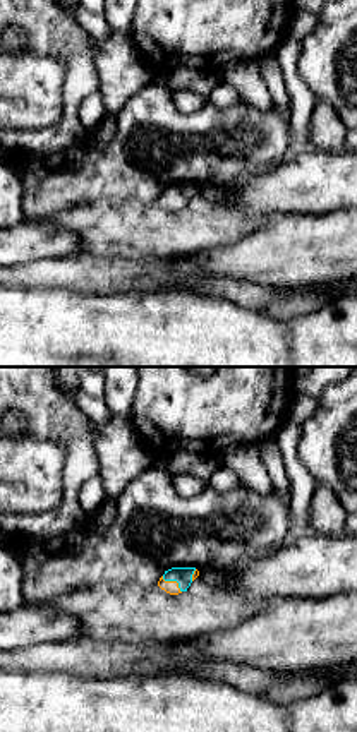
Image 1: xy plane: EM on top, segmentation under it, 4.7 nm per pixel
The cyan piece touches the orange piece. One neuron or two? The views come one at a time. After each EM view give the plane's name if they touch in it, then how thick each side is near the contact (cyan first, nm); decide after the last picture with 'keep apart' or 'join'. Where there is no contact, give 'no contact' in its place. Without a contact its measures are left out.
xy | 80/60 nm

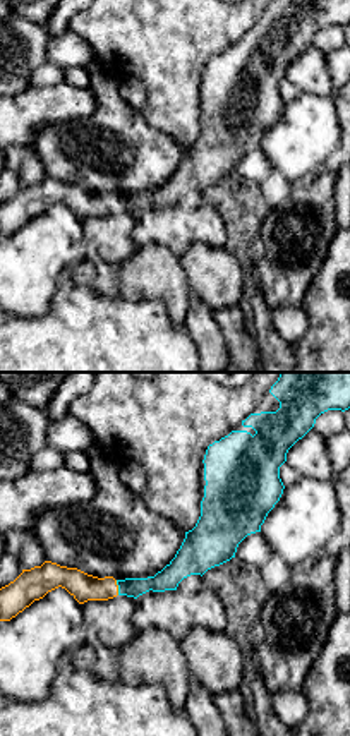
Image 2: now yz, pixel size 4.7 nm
yz | 110/130 nm

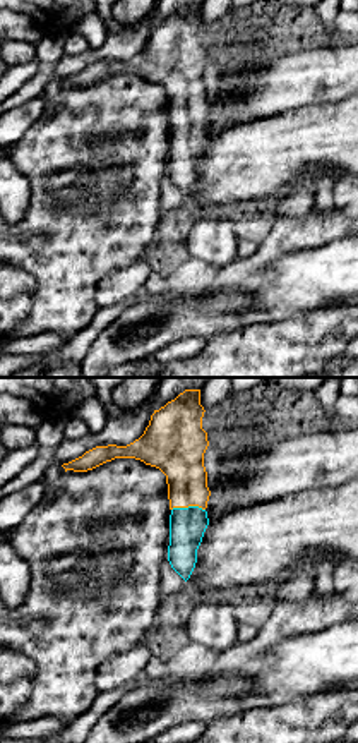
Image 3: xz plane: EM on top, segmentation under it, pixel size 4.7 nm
xz | 170/220 nm

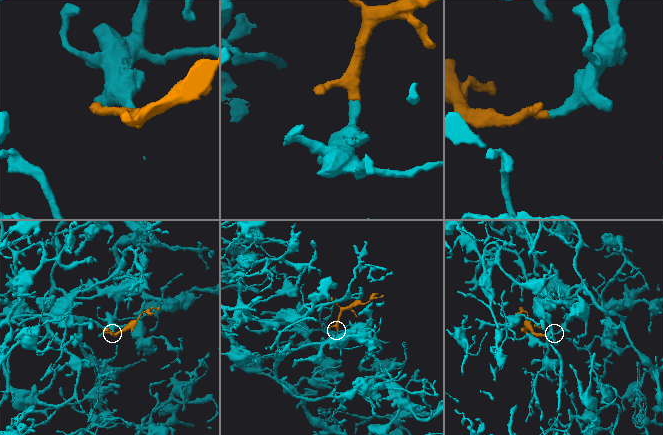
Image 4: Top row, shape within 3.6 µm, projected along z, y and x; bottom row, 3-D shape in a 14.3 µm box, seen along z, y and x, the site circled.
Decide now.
join

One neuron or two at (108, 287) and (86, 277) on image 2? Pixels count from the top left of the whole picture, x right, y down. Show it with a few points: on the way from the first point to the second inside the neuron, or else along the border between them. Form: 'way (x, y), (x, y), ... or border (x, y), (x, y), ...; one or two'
way (103, 282), (98, 277), (91, 277); one

